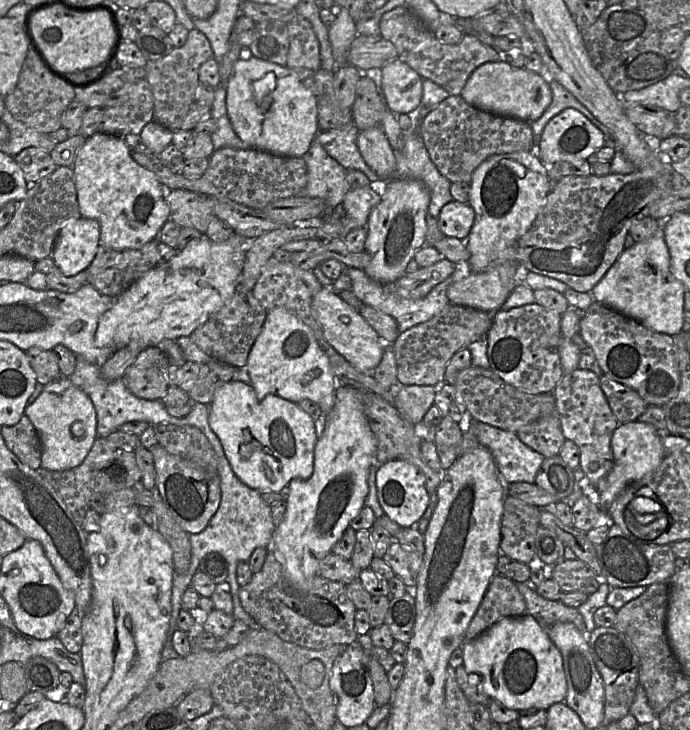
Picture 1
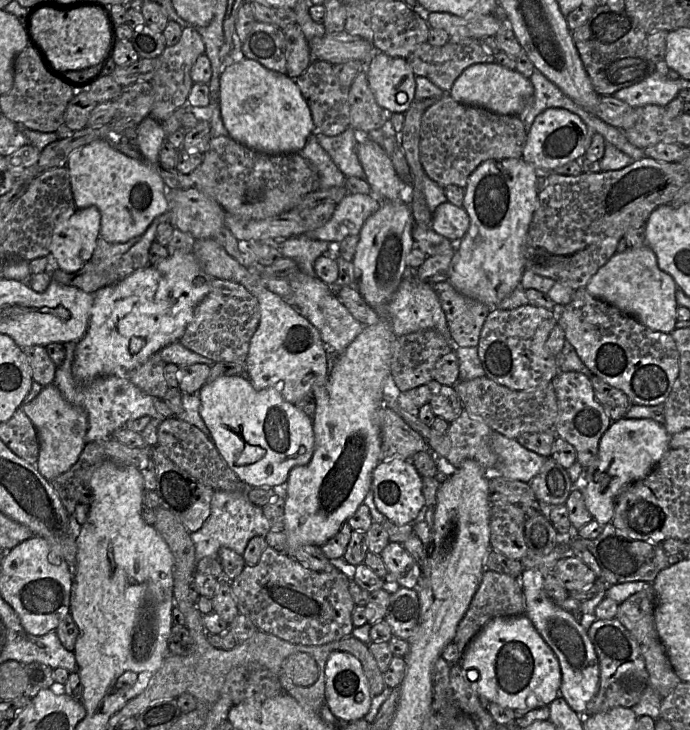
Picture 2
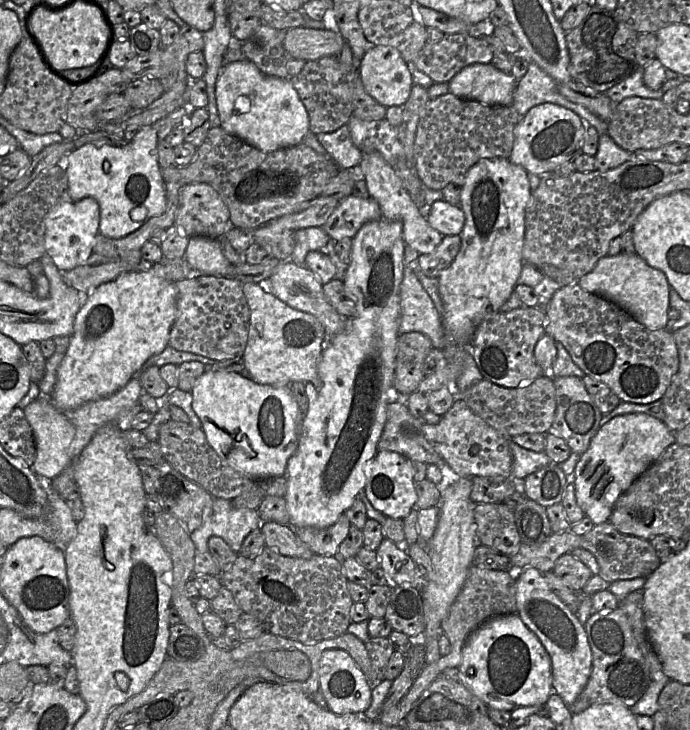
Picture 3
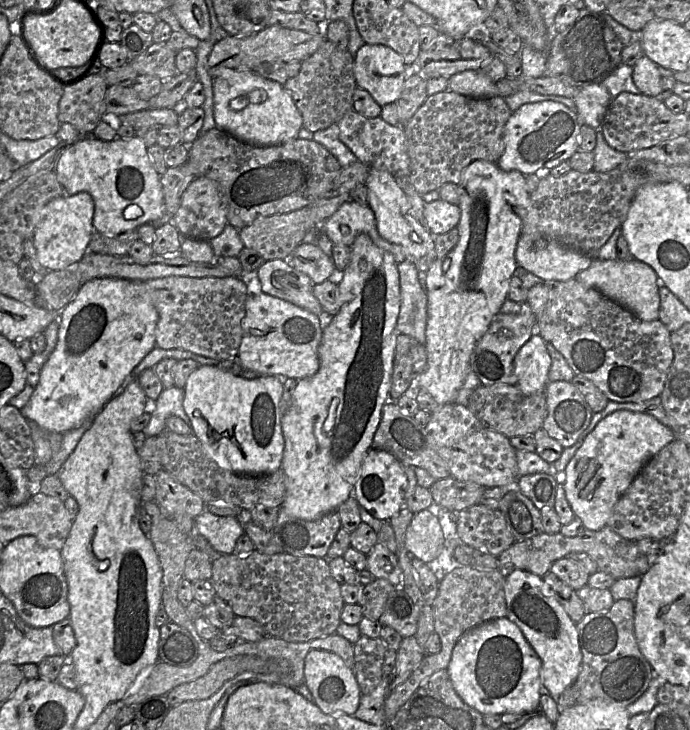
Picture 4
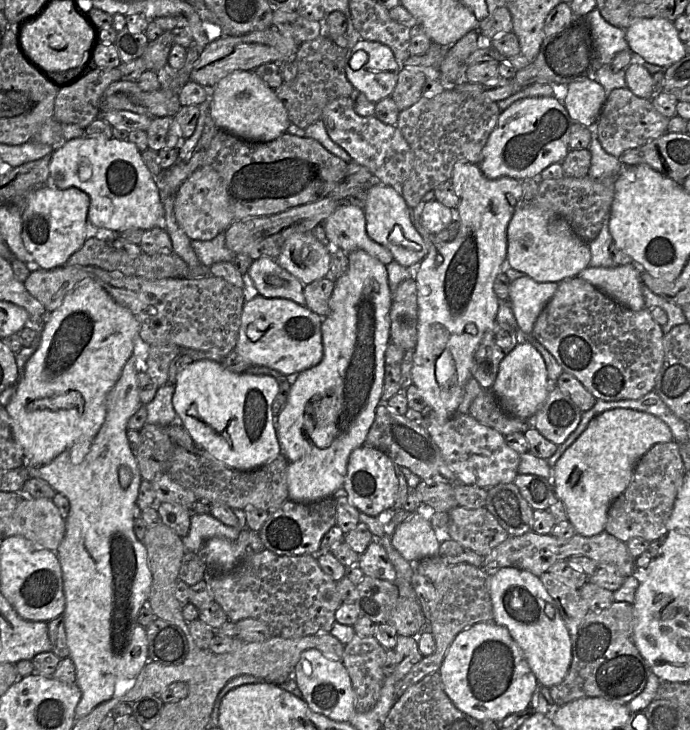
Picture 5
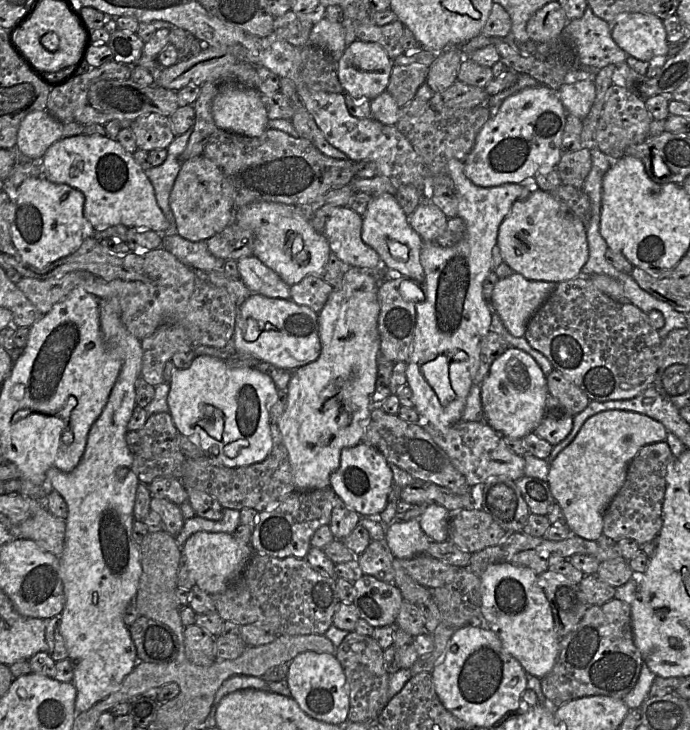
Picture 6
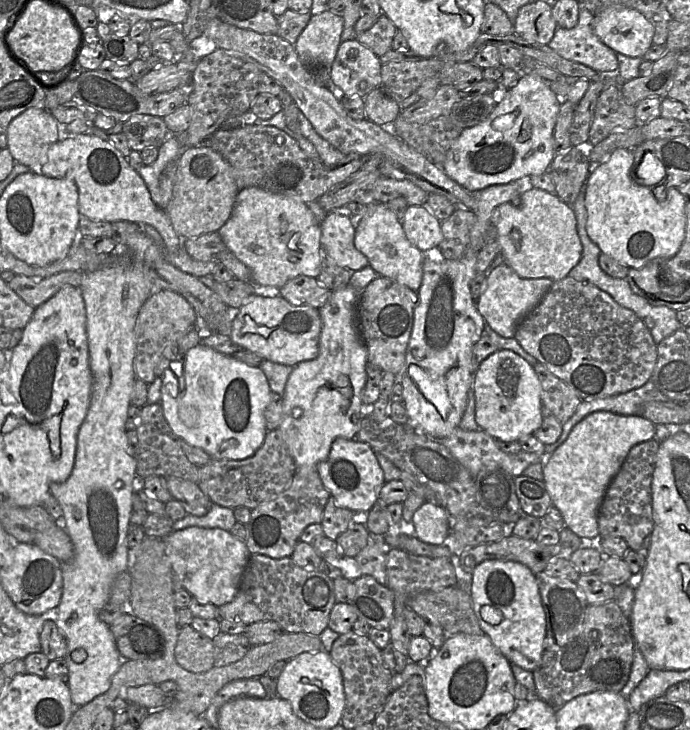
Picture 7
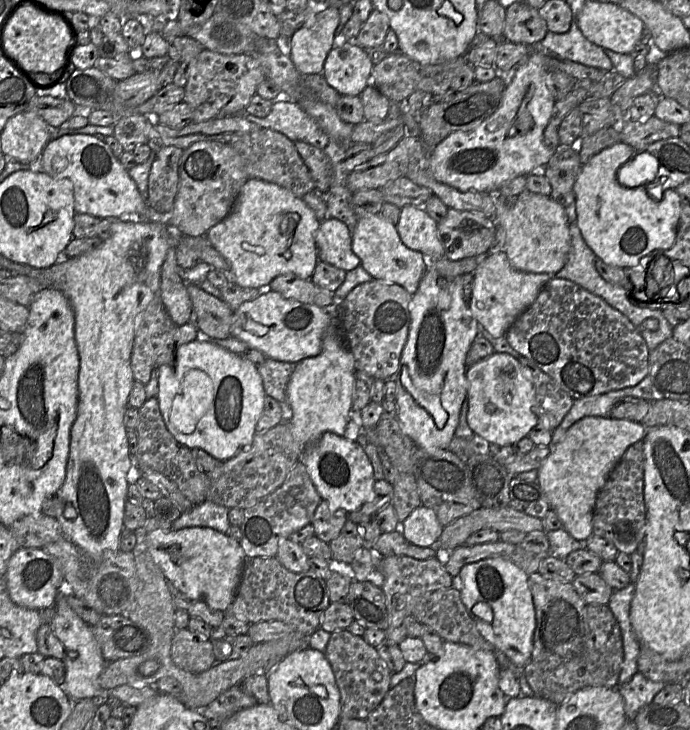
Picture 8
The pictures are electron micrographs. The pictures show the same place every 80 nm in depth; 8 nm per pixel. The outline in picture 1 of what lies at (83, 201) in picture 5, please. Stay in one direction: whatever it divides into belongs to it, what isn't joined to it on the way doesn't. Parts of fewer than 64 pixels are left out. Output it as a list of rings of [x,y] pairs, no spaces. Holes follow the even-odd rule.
[[[79,217],[62,226],[51,258],[64,276],[72,277],[89,268],[99,245],[99,222]]]

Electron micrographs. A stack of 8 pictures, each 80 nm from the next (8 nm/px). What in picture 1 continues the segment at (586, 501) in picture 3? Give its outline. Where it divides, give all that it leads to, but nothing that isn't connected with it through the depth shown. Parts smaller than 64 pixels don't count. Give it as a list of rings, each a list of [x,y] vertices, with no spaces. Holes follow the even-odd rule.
[[[628,422],[619,424],[611,439],[614,467],[606,478],[597,484],[599,508],[608,511],[620,492],[629,484],[651,475],[667,456],[662,444],[662,436],[648,423]]]

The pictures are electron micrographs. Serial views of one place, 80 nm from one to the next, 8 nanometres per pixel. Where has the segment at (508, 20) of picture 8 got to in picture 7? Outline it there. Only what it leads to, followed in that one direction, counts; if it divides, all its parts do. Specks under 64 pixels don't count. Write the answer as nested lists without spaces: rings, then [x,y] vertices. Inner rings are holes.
[[[537,1],[519,9],[513,22],[513,33],[530,43],[548,45],[557,27],[552,15],[552,5]]]

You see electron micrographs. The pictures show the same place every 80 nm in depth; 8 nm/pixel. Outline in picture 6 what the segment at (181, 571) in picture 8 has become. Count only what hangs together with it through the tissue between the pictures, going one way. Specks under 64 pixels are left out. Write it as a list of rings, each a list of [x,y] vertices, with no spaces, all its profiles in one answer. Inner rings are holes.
[[[199,531],[192,534],[181,548],[184,563],[195,585],[209,595],[224,592],[244,571],[254,551],[250,544],[224,532]]]

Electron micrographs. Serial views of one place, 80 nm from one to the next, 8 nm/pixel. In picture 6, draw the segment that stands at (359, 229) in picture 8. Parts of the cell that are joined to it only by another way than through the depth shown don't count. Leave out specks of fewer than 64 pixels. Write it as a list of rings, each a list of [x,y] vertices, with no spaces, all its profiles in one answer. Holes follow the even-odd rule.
[[[382,194],[373,197],[362,218],[361,238],[378,253],[382,266],[387,271],[395,271],[422,284],[424,270],[420,257],[424,241],[409,225],[408,216],[395,199],[395,195]]]

